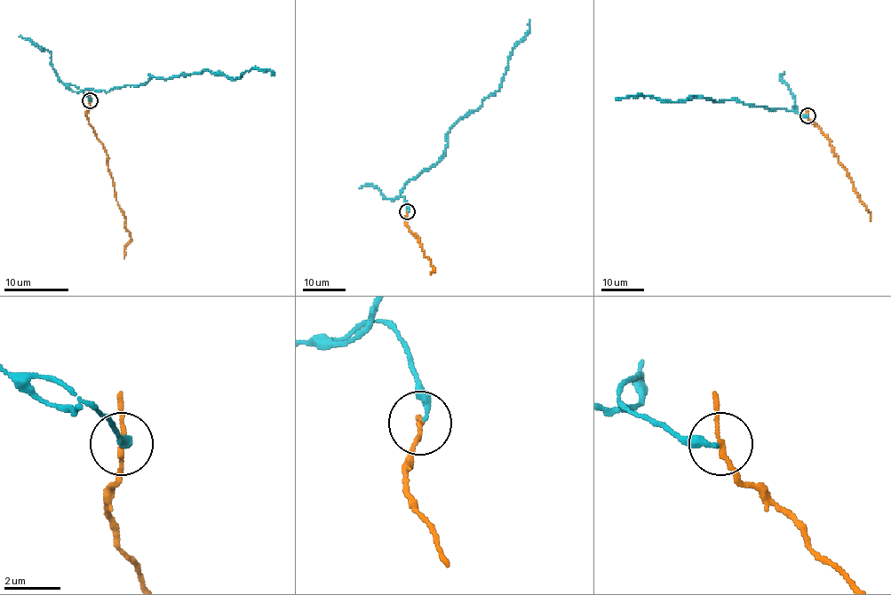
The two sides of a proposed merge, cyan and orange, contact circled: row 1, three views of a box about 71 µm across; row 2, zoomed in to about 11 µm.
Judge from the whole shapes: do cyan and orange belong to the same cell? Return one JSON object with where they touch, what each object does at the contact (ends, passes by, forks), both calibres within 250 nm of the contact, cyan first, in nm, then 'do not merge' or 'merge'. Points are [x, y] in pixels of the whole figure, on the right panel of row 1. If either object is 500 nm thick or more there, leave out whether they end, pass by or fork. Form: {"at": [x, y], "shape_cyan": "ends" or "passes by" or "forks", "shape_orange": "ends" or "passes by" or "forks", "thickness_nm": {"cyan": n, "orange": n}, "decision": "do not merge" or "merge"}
{"at": [807, 115], "shape_cyan": "ends", "shape_orange": "passes by", "thickness_nm": {"cyan": 260, "orange": 150}, "decision": "do not merge"}

